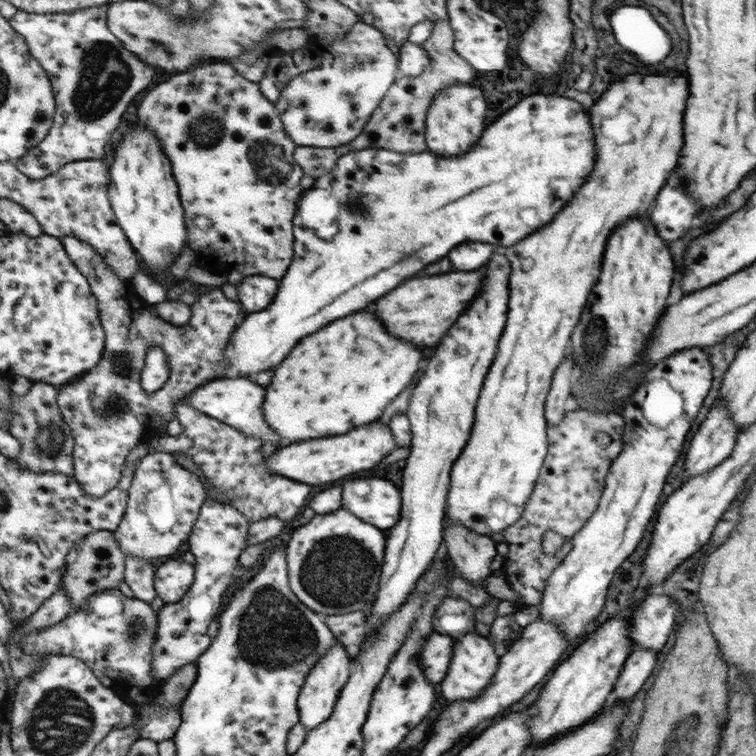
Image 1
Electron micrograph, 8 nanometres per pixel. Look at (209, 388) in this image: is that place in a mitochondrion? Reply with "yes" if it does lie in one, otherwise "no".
no

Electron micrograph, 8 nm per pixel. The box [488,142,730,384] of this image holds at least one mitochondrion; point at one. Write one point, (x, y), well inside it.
(595, 333)

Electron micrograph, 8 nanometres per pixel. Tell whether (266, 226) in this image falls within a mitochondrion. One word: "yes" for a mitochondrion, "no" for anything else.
no

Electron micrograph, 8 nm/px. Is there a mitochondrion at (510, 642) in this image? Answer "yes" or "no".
no

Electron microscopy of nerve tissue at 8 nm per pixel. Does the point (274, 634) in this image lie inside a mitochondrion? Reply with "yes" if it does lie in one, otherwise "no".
yes

